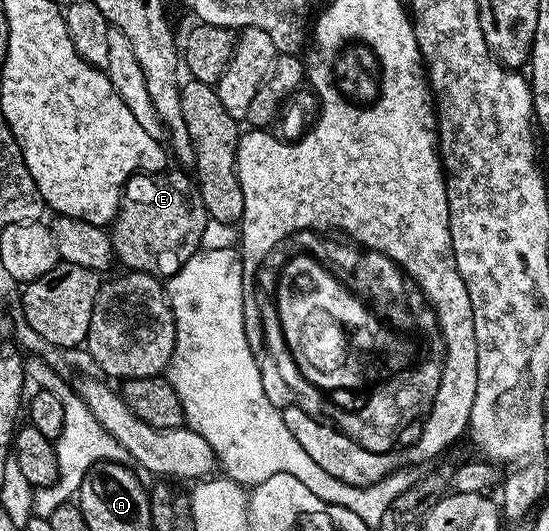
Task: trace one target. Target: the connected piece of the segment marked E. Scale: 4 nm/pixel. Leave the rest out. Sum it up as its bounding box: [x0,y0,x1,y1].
[109,168,208,280]

